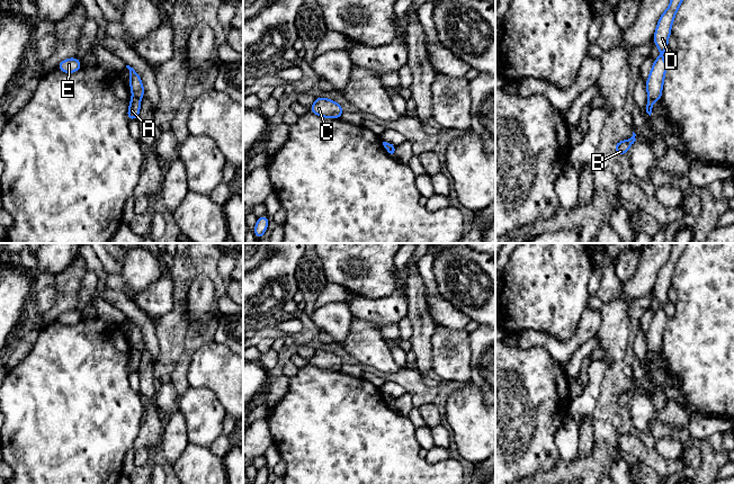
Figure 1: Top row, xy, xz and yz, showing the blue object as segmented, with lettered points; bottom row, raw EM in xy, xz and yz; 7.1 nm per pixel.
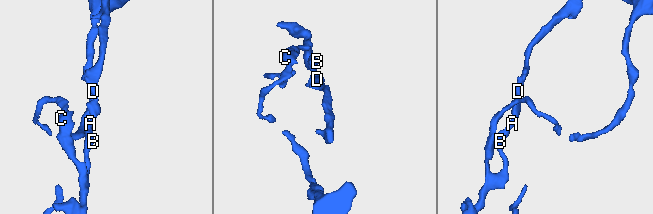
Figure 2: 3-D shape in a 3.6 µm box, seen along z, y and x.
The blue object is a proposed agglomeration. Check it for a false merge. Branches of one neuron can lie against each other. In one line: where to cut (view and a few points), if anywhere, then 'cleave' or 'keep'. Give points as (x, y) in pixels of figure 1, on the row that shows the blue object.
cut in xy along (133, 96), (139, 99); cleave

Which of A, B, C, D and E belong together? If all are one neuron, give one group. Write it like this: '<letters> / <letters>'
A B C E / D

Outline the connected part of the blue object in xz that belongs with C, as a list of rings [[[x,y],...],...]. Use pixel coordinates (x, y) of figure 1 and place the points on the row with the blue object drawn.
[[[316,97],[315,102],[308,108],[311,113],[325,118],[341,118],[343,108],[338,102],[323,97]]]

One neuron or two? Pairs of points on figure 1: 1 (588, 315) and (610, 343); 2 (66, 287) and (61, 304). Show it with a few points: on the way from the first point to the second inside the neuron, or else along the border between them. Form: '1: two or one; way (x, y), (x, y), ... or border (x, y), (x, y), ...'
1: two; border (600, 312), (600, 326), (596, 334)
2: one; way (66, 292), (65, 299)

